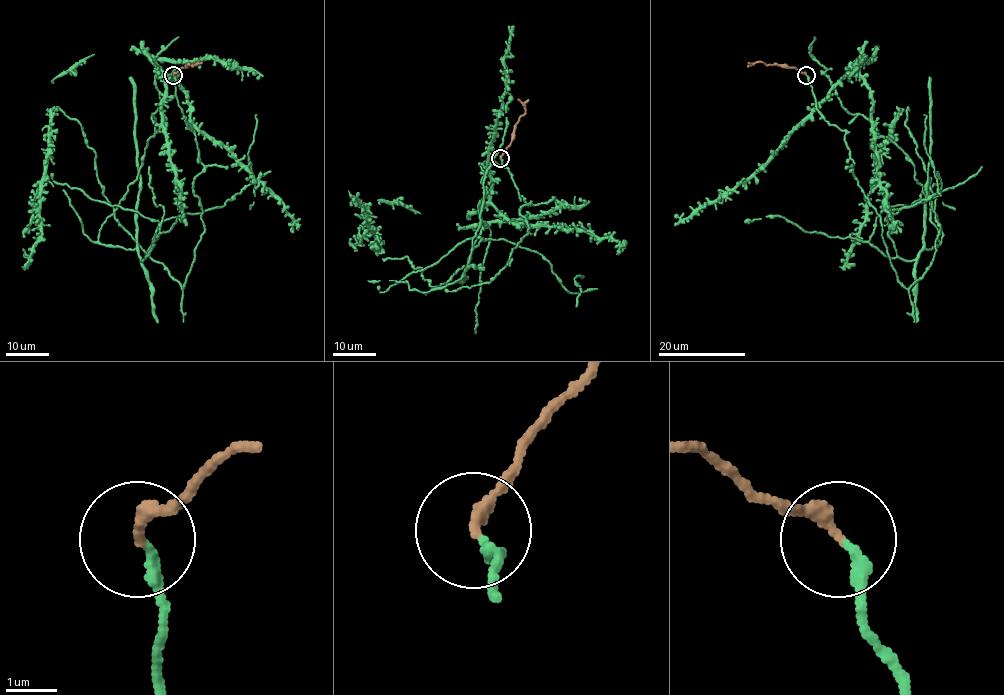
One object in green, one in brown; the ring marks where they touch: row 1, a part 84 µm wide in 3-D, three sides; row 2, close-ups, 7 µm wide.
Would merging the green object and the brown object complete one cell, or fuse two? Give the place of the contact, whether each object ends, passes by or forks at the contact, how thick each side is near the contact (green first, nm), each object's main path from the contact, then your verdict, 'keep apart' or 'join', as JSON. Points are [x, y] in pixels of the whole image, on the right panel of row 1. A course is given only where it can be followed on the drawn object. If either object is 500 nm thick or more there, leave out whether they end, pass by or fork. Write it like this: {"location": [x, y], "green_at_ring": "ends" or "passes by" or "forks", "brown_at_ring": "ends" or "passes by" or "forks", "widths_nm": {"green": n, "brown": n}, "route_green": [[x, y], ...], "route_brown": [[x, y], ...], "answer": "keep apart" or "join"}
{"location": [806, 75], "green_at_ring": "ends", "brown_at_ring": "ends", "widths_nm": {"green": 240, "brown": 260}, "route_green": [[807, 75], [907, 288], [936, 249], [932, 202], [830, 93], [845, 77], [872, 95], [901, 232]], "route_brown": [[806, 75], [794, 67], [762, 62], [748, 66]], "answer": "join"}

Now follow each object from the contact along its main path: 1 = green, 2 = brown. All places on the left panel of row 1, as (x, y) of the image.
1: (174, 75), (204, 166), (183, 288), (115, 217), (170, 75), (189, 119), (294, 232)
2: (173, 75), (187, 64), (198, 62), (192, 66)

